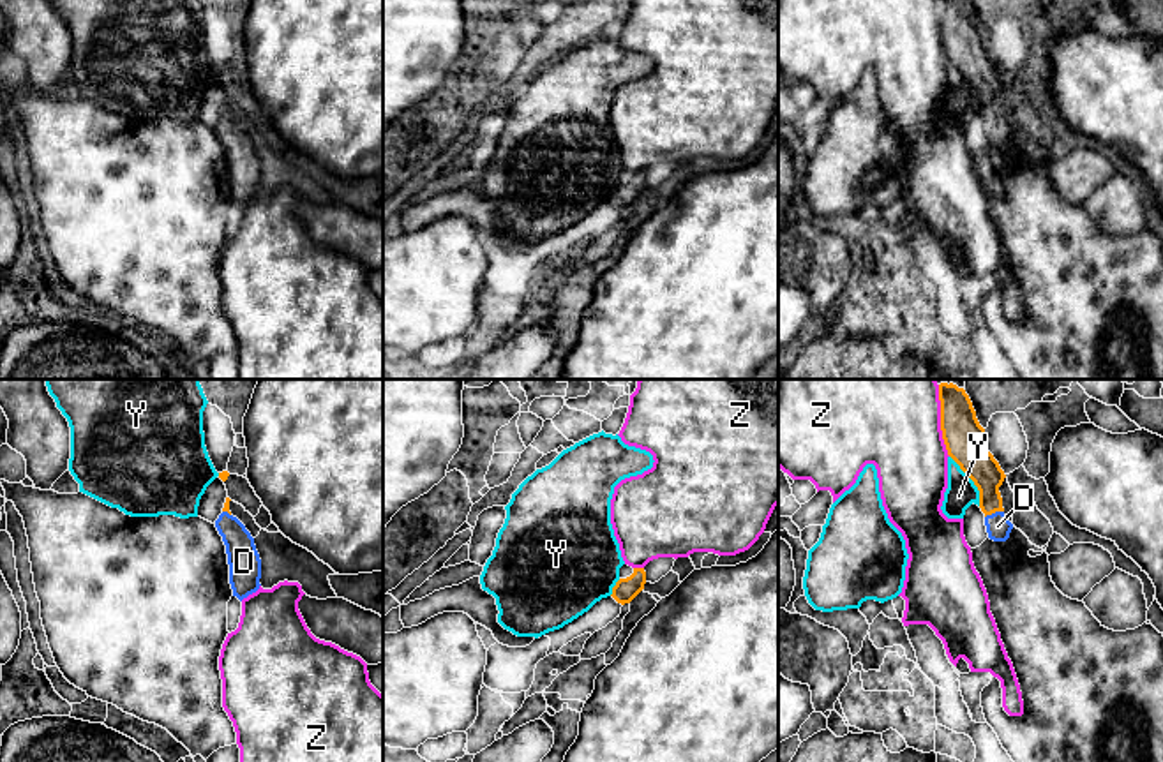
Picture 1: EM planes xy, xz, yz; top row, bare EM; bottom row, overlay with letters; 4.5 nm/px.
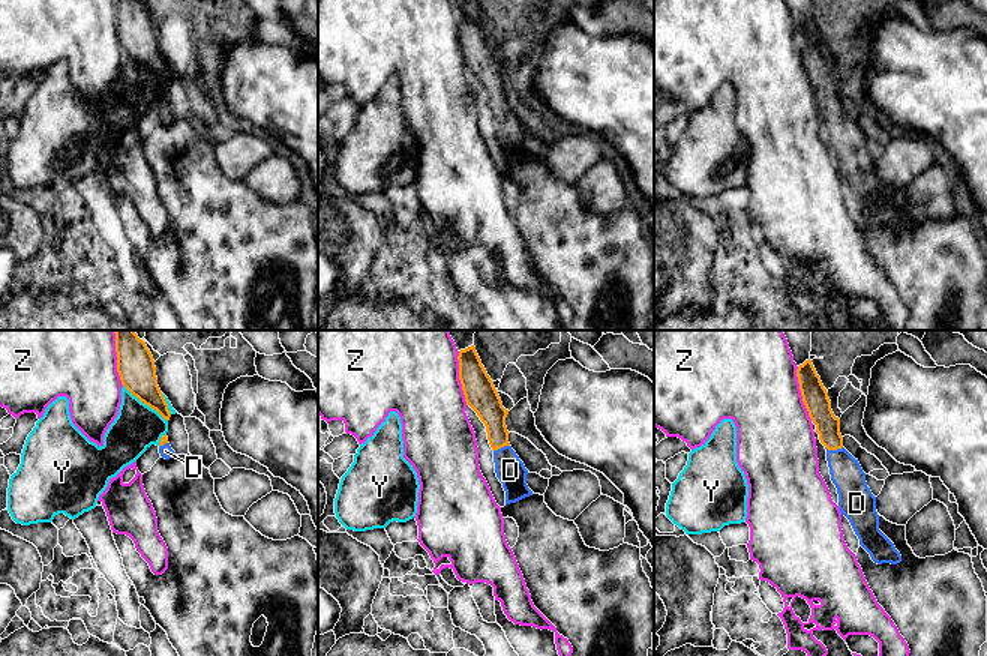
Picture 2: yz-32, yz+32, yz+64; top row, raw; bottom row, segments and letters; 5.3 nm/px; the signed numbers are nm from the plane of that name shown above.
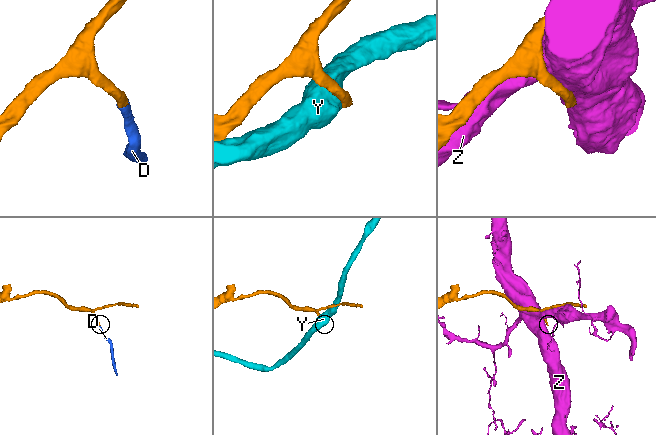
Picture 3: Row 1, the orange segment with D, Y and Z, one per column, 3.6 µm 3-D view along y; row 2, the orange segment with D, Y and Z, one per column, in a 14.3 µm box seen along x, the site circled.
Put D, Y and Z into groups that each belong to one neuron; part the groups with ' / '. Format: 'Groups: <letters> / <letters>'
Groups: D / Y / Z

